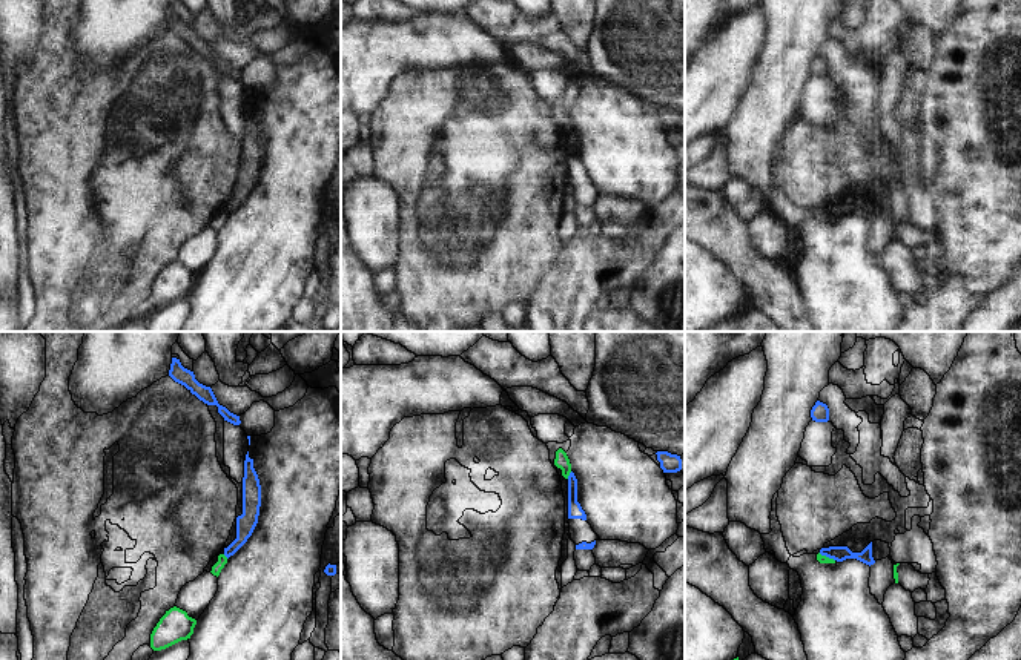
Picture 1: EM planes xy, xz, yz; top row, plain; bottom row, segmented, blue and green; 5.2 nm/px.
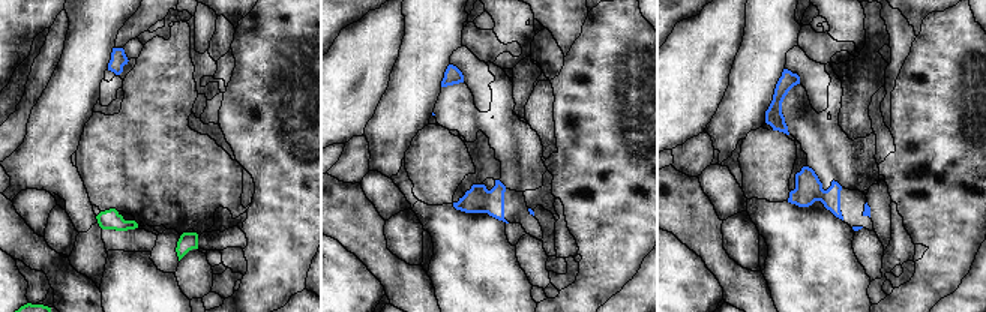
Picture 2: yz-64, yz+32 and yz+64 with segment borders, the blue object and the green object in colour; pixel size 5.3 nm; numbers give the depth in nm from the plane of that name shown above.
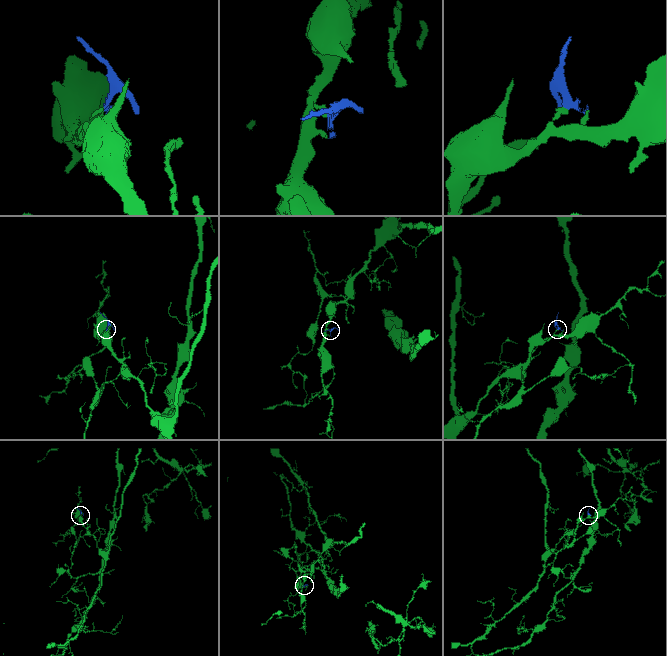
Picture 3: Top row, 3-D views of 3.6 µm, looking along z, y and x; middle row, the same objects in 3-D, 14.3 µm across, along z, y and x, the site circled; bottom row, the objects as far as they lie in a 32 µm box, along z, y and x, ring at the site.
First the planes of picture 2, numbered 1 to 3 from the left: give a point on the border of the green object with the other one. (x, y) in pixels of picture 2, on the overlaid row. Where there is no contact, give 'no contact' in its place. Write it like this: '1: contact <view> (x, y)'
1: no contact
2: no contact
3: no contact

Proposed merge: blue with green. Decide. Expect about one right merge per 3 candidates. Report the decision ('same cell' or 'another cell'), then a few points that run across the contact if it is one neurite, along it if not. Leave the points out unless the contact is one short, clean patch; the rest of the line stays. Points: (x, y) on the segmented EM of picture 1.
another cell; line xz (571, 471), (567, 478)

